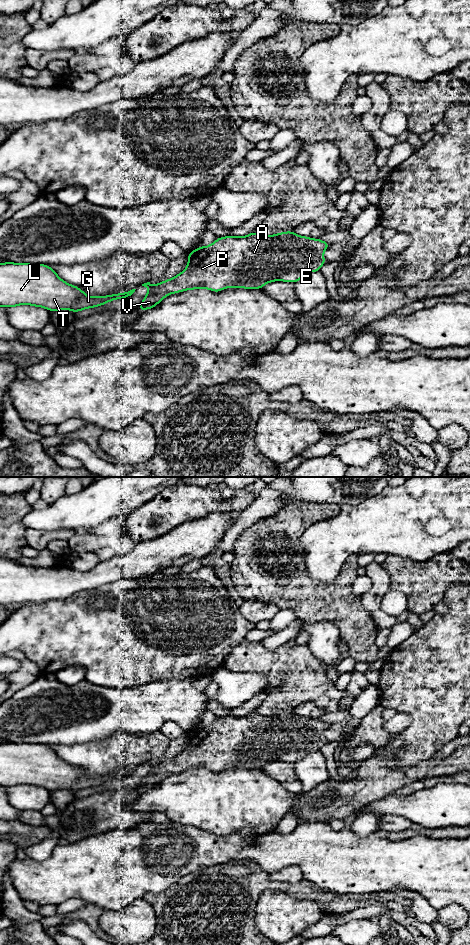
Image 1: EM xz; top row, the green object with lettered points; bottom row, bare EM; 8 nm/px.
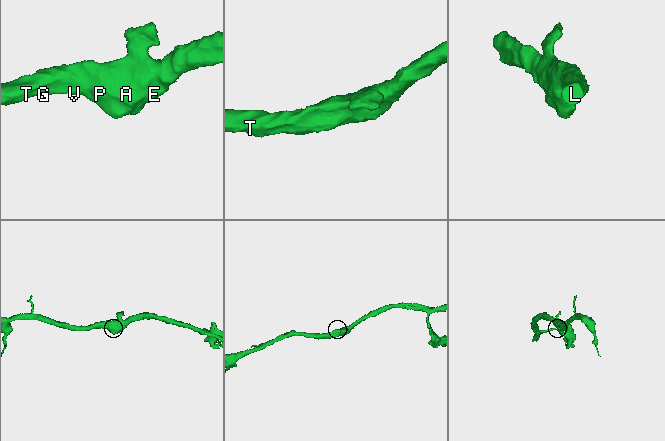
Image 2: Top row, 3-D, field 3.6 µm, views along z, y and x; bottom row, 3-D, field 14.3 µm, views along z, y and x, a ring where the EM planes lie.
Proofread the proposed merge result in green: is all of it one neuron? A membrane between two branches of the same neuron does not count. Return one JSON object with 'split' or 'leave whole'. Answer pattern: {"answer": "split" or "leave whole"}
{"answer": "leave whole"}

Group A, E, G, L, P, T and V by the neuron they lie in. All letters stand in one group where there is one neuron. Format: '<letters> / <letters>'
A E G L P T V

